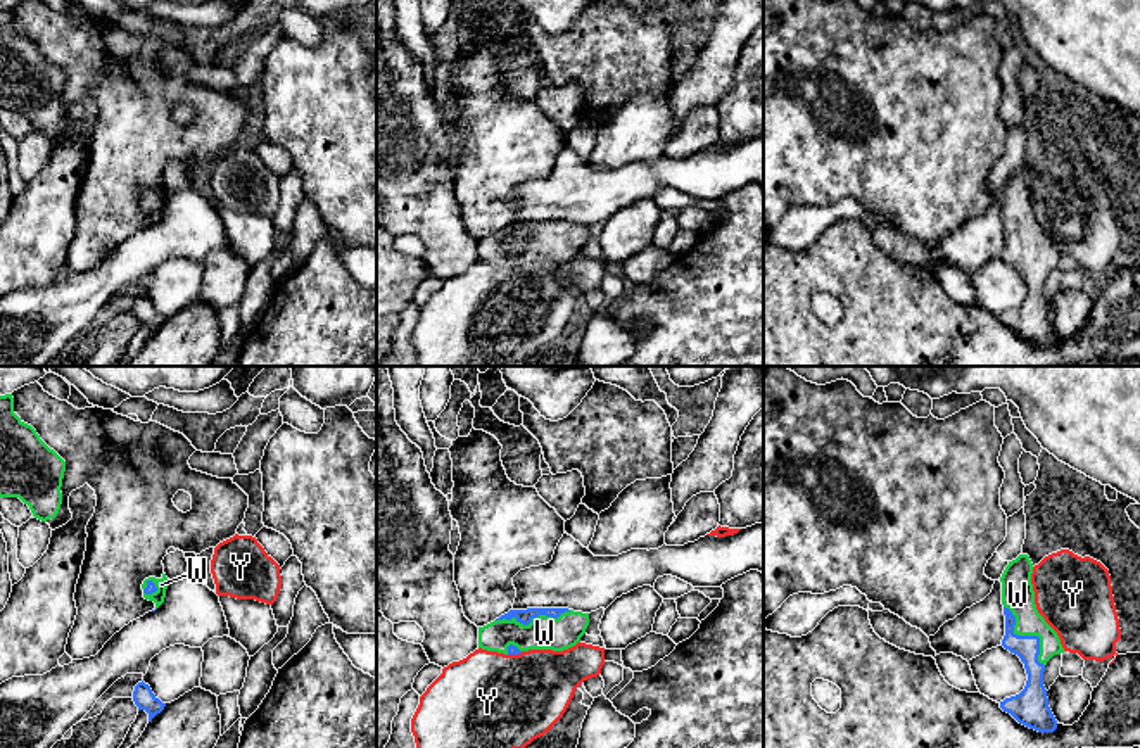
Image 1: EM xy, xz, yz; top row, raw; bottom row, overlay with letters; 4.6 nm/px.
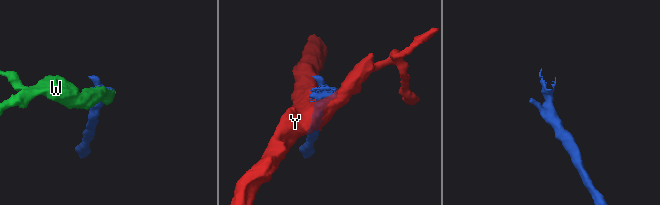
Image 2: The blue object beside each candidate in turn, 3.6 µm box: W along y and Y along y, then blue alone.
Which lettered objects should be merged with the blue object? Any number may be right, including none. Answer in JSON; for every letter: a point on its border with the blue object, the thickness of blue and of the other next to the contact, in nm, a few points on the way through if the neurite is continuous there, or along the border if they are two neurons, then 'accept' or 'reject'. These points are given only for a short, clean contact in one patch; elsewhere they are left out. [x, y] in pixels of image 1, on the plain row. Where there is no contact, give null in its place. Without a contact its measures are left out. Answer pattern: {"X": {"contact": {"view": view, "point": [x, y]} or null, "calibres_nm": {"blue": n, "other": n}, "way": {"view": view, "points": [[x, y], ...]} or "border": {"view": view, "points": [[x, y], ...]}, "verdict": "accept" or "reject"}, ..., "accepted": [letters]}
{"W": {"contact": {"view": "yz", "point": [1028, 249]}, "calibres_nm": {"blue": 110, "other": 150}, "verdict": "accept"}, "Y": {"contact": {"view": "xz", "point": [515, 266]}, "calibres_nm": {"blue": 50, "other": 460}, "border": {"view": "xz", "points": [[522, 265], [508, 268]]}, "verdict": "reject"}, "accepted": ["W"]}

